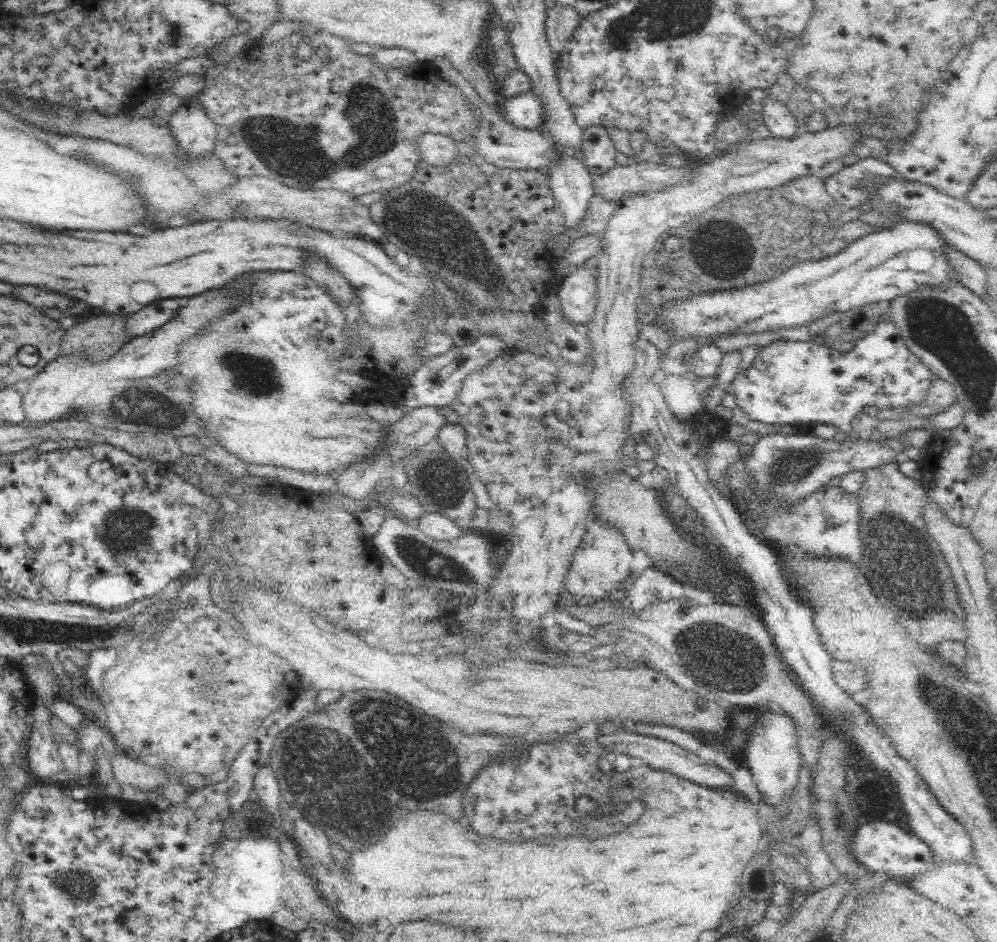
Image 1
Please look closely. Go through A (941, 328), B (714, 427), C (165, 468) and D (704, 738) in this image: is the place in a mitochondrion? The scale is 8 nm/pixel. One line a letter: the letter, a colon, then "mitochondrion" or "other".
A: mitochondrion
B: other
C: other
D: other

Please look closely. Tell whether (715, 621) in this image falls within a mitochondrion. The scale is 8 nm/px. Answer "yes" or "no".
yes

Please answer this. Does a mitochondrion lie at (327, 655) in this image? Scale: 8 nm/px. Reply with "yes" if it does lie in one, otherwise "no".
no

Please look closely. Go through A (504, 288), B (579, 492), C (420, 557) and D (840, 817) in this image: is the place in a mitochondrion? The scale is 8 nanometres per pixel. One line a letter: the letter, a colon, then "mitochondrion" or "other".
A: mitochondrion
B: other
C: mitochondrion
D: mitochondrion

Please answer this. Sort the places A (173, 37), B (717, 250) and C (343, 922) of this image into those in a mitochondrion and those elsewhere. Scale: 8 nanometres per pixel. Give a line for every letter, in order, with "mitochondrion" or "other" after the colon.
A: mitochondrion
B: mitochondrion
C: other

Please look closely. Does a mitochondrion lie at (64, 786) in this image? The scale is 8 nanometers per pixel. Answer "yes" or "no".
no

